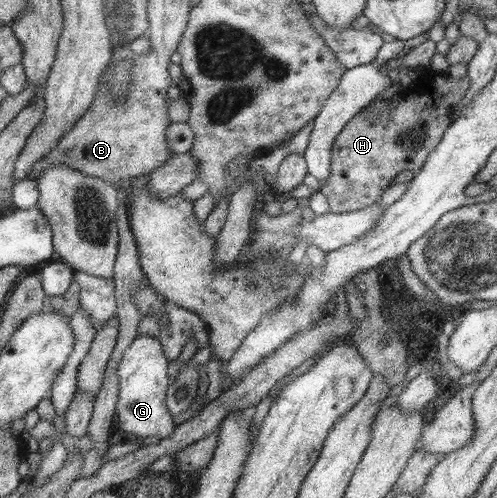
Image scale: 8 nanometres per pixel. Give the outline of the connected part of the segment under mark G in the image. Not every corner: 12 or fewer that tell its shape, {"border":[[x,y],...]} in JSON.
{"border":[[137,335],[116,366],[114,423],[141,439],[170,436],[164,349]]}

